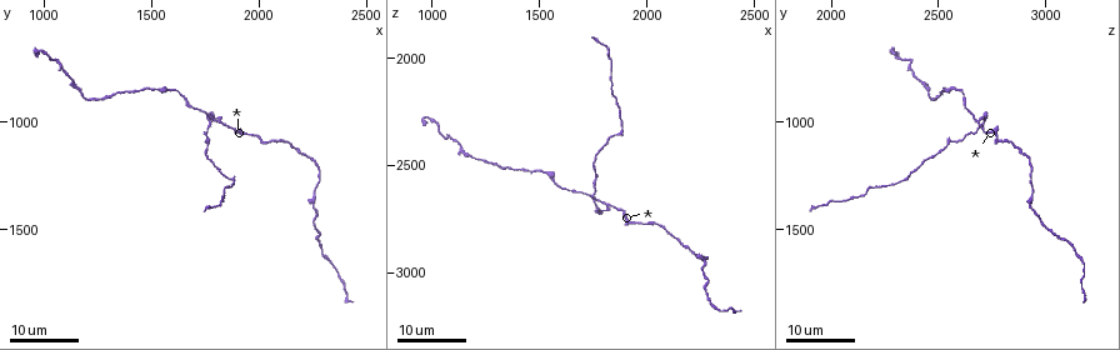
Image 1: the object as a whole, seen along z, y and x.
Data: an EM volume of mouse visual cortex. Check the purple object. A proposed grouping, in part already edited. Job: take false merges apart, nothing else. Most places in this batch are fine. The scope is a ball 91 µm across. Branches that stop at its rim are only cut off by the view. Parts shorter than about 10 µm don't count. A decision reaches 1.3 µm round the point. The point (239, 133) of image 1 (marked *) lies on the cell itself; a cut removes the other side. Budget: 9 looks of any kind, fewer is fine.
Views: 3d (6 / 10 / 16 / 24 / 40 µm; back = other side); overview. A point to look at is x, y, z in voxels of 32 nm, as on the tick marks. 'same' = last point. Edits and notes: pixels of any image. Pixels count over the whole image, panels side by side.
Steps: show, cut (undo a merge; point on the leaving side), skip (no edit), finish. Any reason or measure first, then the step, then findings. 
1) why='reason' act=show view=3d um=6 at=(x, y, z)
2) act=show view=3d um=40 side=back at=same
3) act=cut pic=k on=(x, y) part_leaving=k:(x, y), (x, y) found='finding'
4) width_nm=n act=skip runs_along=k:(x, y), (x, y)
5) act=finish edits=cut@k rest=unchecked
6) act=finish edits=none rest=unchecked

why='sudden change in width' act=show view=3d um=16 at=(1760, 1100, 2540)

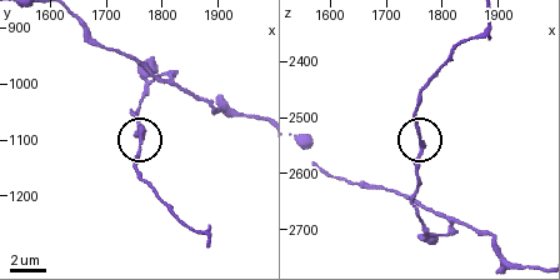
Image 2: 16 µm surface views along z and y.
why='closer look' act=show view=3d um=10 at=(1760, 1100, 2540)

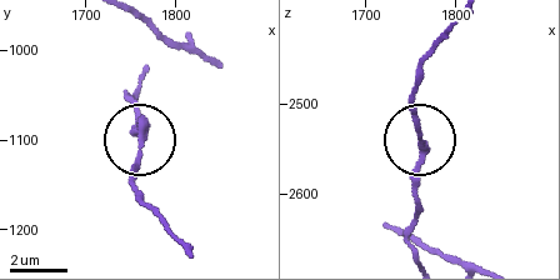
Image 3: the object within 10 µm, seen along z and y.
act=skip runs_along=3:(149, 73), (129, 95), (141, 130), (134, 200) found='all the same cell'

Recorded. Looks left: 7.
why='thick turns thin' act=show view=3d um=16 at=(1690, 930, 2620)

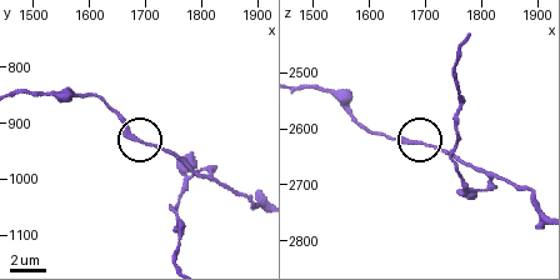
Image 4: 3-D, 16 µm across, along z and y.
why='closer look' act=show view=3d um=10 at=(1690, 925, 2630)

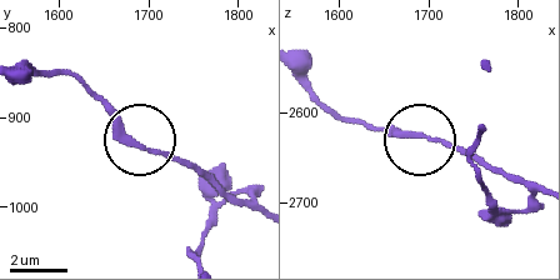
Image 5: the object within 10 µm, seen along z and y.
act=skip runs_along=5:(254, 211), (140, 144), (85, 89) found='all the same cell'

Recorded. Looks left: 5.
why='thick turns thin' act=show view=3d um=16 at=(1170, 860, 2460)

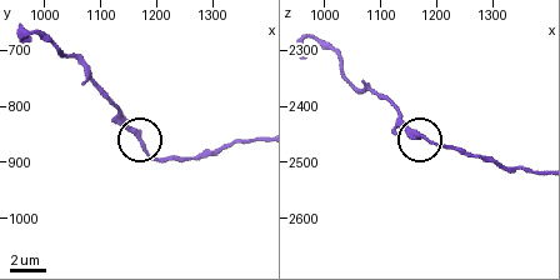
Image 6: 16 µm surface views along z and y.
act=show view=3d um=10 at=(1180, 860, 2455)

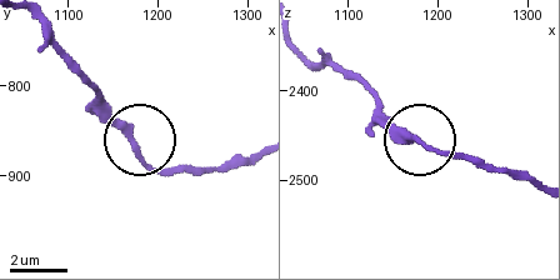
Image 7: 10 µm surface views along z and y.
width_nm=240 act=skip runs_along=7:(253, 154), (216, 166), (159, 166), (98, 104) found='all the same cell'

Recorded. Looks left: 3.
why='branch point' act=show view=3d um=16 at=(1800, 980, 2700)

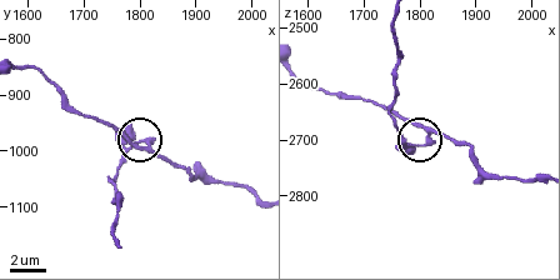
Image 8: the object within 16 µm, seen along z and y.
act=show view=3d um=6 at=(1815, 990, 2685)

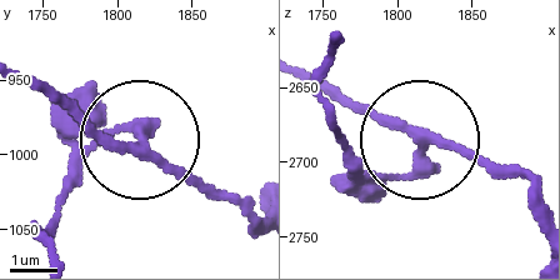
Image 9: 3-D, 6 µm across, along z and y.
width_nm=240 act=skip runs_along=9:(251, 218), (120, 125), (53, 121) found='all the same cell'

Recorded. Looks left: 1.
act=finish edits=none rest=unchecked

